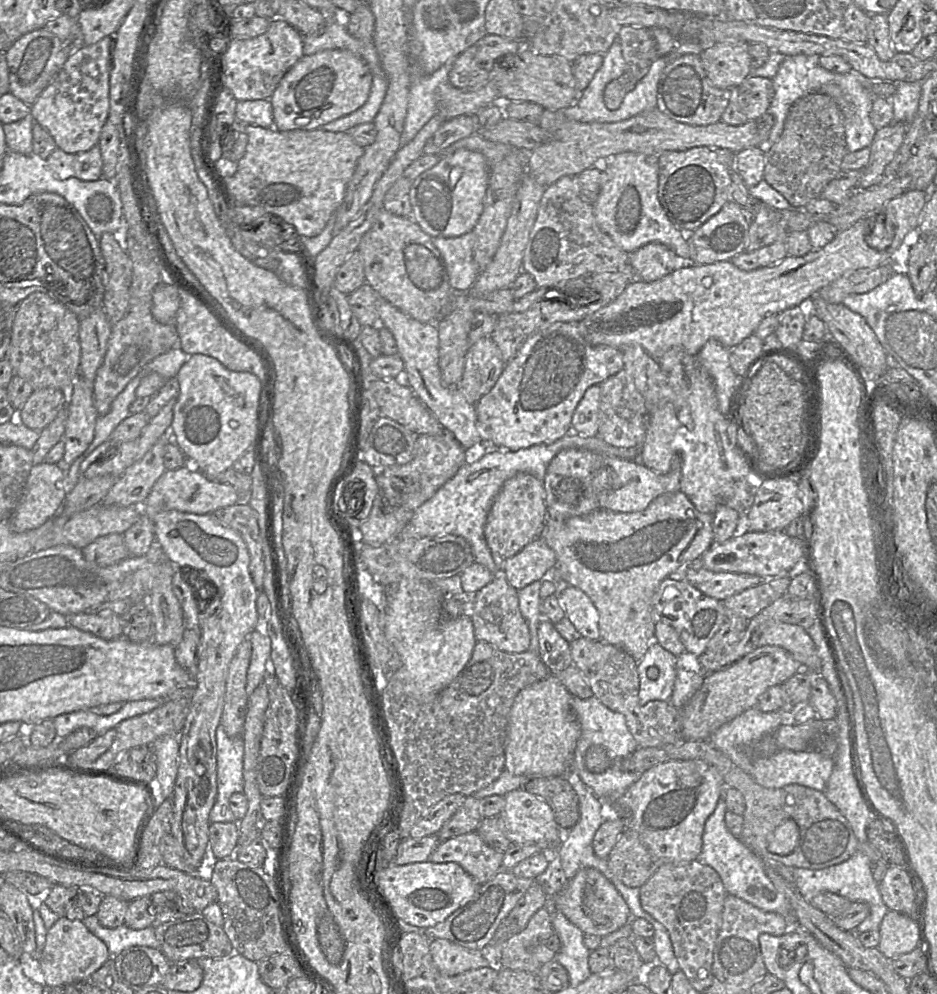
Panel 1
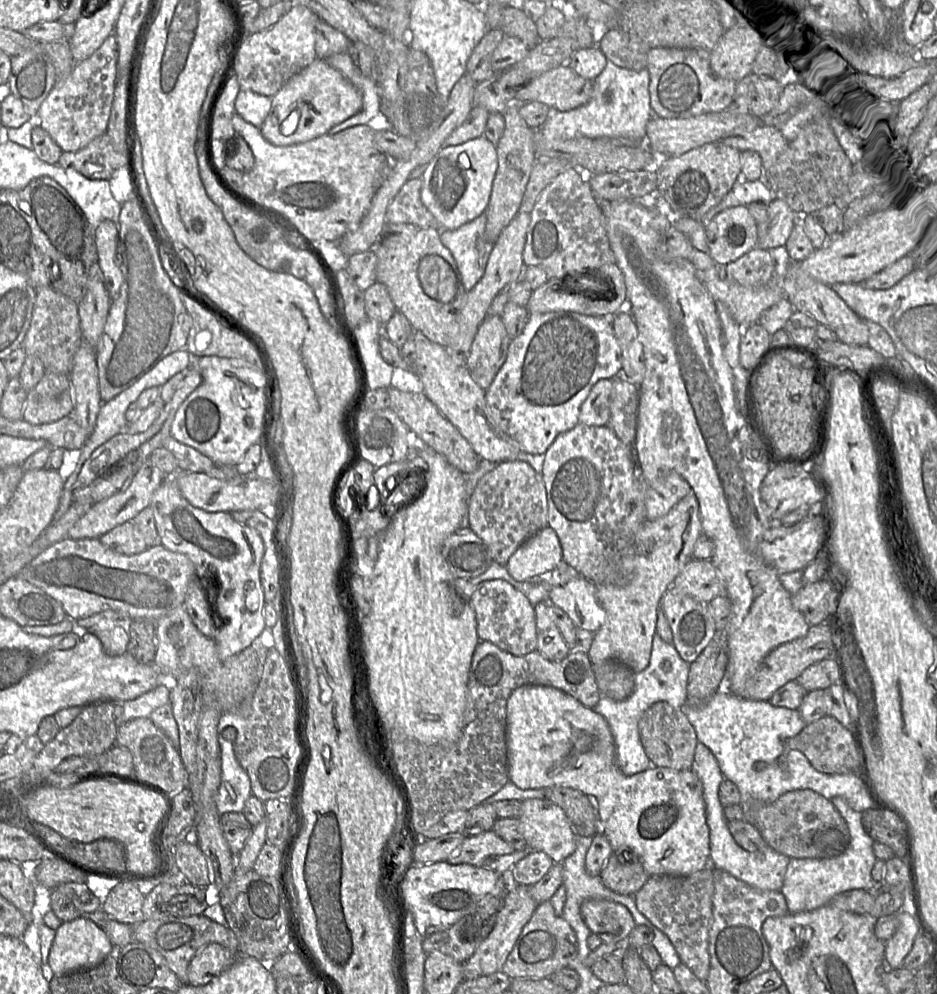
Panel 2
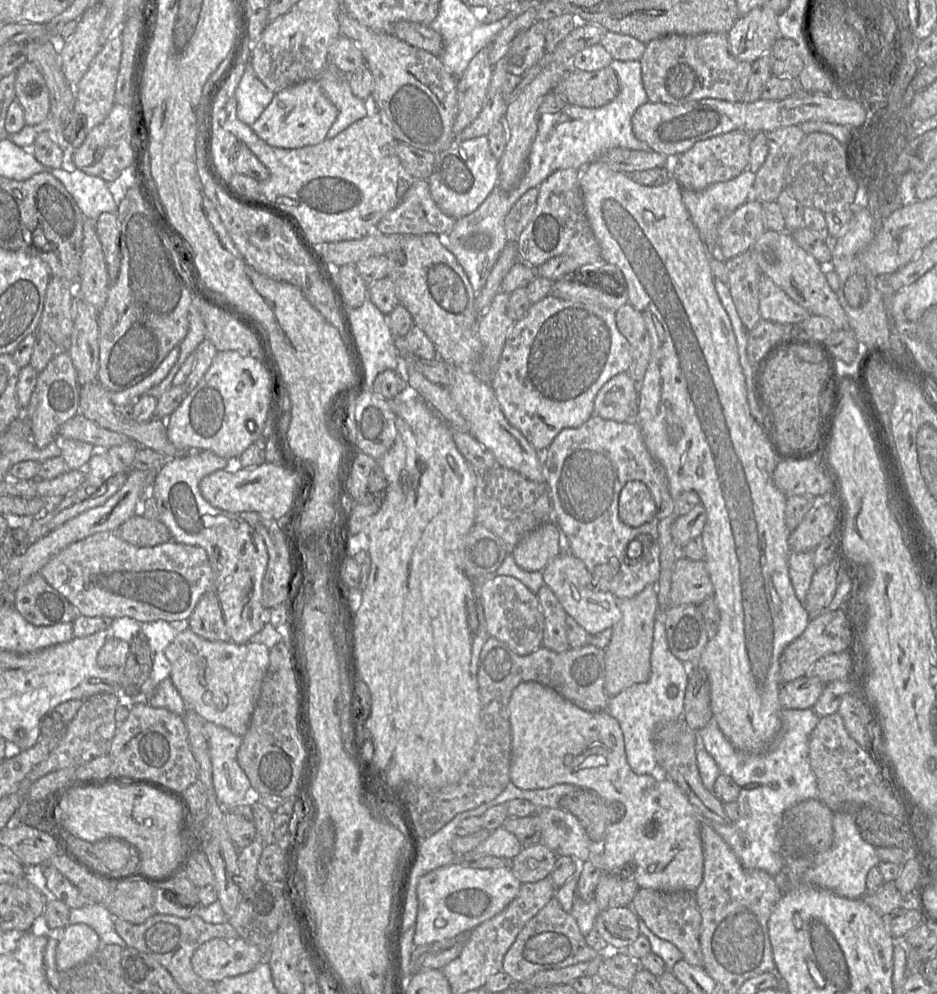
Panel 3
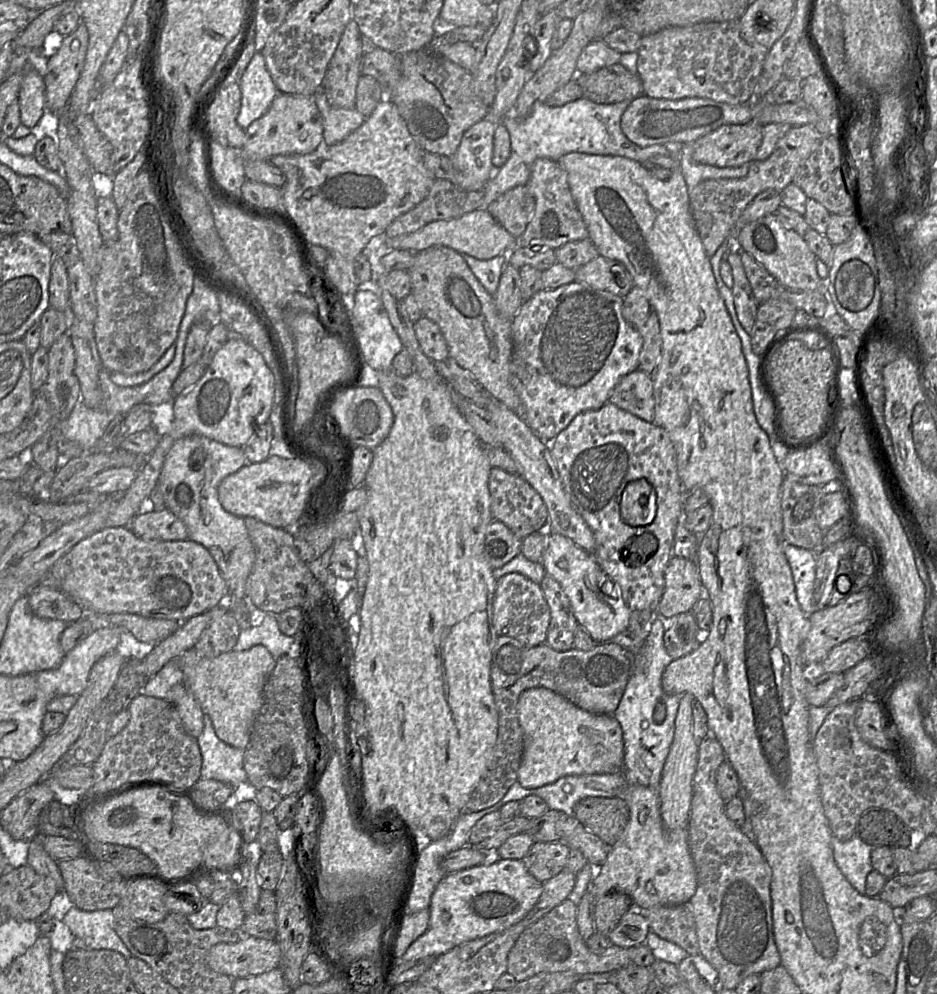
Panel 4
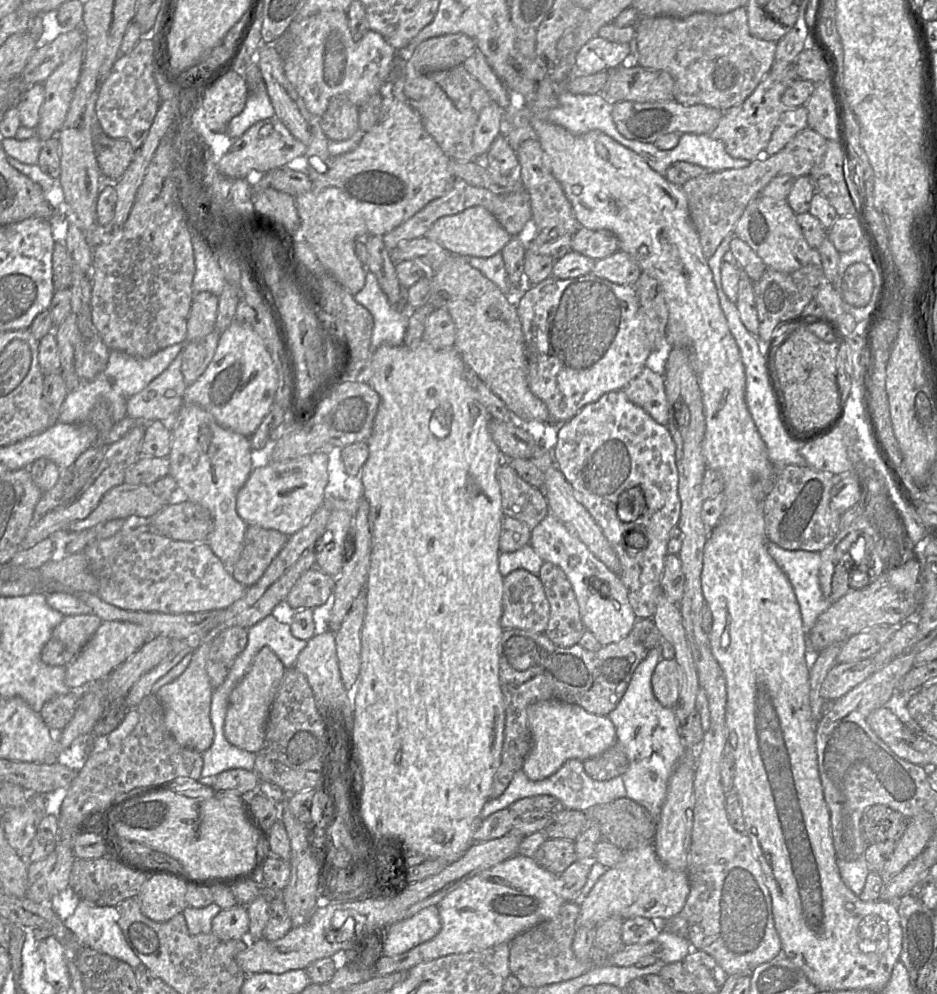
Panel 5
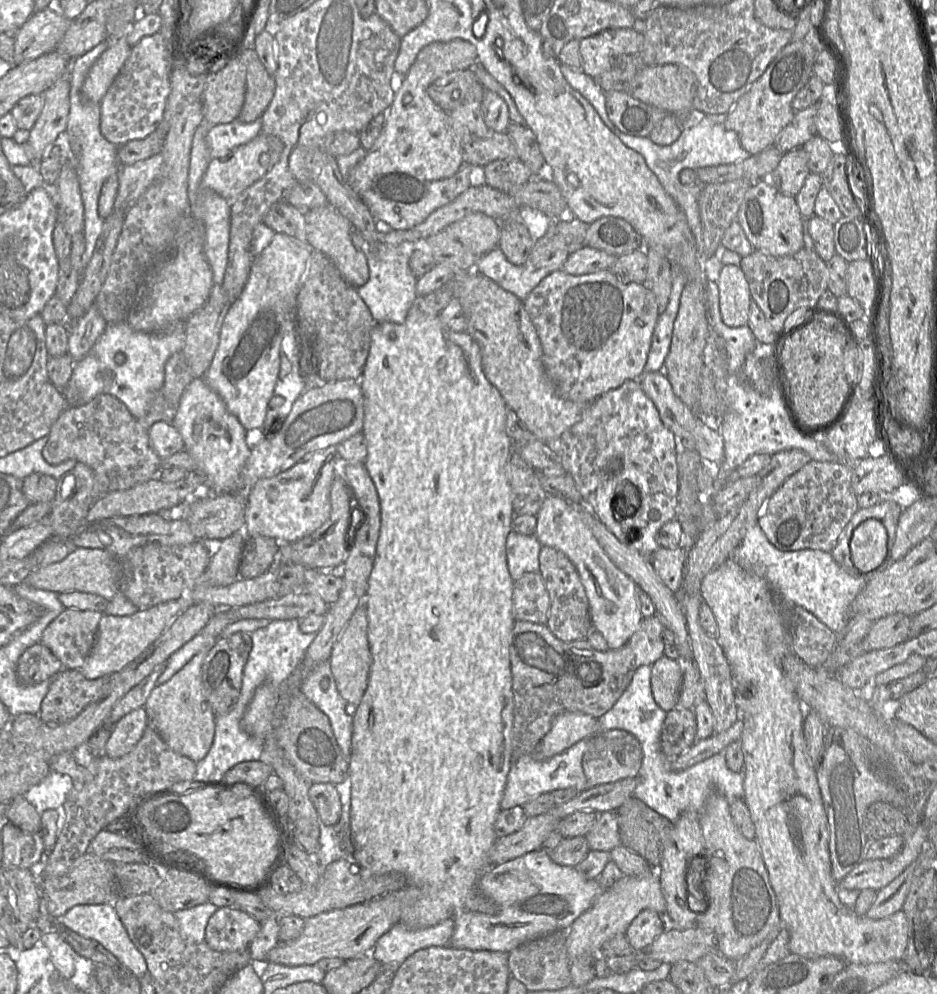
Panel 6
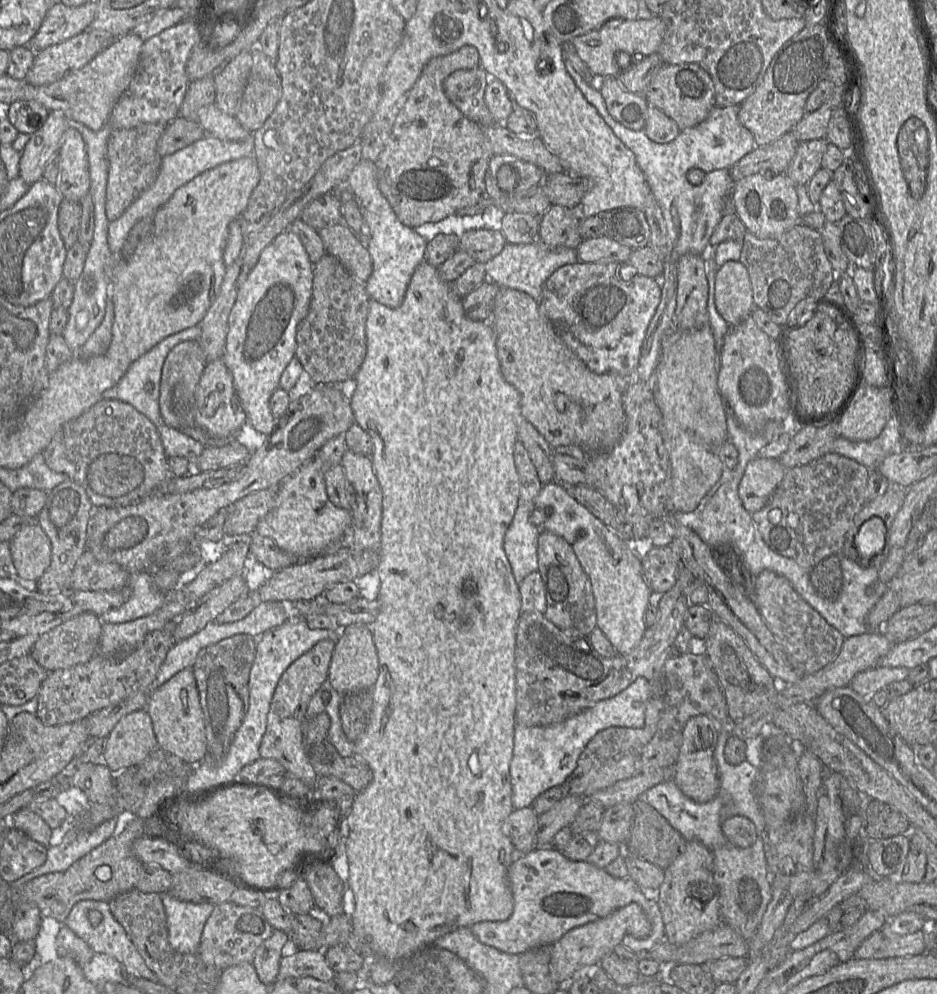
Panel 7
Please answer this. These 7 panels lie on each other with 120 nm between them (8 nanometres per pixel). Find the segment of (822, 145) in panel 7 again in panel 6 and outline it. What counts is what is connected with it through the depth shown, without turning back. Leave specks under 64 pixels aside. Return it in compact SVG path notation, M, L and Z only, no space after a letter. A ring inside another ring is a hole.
M798 147L783 154L768 180L782 194L795 197L809 174L808 155L802 147Z

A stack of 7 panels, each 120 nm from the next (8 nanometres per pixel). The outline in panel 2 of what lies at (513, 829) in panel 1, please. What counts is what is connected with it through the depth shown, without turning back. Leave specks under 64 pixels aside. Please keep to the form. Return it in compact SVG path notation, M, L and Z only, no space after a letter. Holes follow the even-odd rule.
M527 798L521 802L519 830L528 850L543 851L554 863L574 852L576 836L560 806L547 798Z

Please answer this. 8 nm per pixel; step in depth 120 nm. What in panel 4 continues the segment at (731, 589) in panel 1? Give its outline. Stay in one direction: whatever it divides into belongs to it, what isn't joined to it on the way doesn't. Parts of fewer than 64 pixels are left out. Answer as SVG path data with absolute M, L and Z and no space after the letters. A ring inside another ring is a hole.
M672 556L665 569L664 591L653 611L663 619L671 619L692 611L704 595L704 587L696 560Z

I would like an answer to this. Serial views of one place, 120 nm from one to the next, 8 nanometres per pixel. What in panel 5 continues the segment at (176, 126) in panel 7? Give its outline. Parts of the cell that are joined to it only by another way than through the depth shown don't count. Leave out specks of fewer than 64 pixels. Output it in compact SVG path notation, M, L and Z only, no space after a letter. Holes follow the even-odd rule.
M93 126L93 145L101 174L118 180L131 164L136 150L127 139L113 139Z

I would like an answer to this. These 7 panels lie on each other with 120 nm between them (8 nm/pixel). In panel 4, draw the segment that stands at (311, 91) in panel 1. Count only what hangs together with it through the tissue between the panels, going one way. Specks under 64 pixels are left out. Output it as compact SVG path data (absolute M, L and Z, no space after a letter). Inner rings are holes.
M279 93L268 111L245 131L246 142L240 150L245 162L269 161L276 155L309 154L324 143L323 117L313 96Z

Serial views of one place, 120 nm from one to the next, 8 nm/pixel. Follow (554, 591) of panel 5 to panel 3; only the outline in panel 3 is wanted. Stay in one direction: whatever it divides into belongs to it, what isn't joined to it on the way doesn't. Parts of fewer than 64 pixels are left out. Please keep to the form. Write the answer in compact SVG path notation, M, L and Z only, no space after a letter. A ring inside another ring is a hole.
M544 584L537 593L544 615L542 646L557 653L570 649L566 631L567 613L553 591Z

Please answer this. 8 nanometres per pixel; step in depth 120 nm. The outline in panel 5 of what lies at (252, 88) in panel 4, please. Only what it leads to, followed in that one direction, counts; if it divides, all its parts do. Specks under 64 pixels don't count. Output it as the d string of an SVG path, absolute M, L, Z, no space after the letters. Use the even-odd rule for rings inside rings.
M263 81L258 88L249 92L243 111L229 122L226 133L237 139L257 122L274 115L275 110Z

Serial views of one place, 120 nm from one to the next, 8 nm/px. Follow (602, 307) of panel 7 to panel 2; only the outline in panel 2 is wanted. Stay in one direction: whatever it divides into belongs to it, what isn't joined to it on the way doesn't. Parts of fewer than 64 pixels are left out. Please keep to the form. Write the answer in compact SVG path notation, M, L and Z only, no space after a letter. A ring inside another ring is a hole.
M564 311L529 314L528 321L521 334L511 340L505 362L486 390L486 403L498 429L515 440L524 455L545 454L559 434L573 429L579 423L581 406L592 387L601 379L614 379L616 376L622 375L622 350L610 318Z

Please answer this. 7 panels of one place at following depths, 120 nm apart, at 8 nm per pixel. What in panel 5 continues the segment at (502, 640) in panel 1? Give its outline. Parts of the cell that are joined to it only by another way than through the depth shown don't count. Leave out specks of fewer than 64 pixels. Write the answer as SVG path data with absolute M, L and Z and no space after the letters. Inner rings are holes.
M517 569L503 577L503 629L521 629L545 633L550 604L538 576Z

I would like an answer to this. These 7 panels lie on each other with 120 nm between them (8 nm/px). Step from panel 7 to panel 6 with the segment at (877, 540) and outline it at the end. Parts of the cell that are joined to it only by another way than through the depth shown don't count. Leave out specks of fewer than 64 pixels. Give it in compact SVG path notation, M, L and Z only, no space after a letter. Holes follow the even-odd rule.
M877 519L861 522L852 533L849 547L852 563L861 575L870 574L891 562L887 550L887 532Z

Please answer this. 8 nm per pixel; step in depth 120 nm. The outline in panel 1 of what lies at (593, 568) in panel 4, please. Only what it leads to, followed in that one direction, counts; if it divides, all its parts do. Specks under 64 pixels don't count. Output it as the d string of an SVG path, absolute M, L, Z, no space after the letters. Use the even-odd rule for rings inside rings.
M569 585L558 597L566 617L583 638L599 640L600 615L590 597L577 587Z

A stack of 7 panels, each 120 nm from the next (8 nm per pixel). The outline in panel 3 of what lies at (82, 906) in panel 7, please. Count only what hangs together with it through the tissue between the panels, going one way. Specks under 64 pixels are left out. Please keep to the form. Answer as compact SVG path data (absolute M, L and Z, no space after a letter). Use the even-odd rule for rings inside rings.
M89 903L81 908L71 909L69 924L83 923L91 927L99 936L102 946L118 945L126 948L125 941L118 935L114 916L103 905Z

